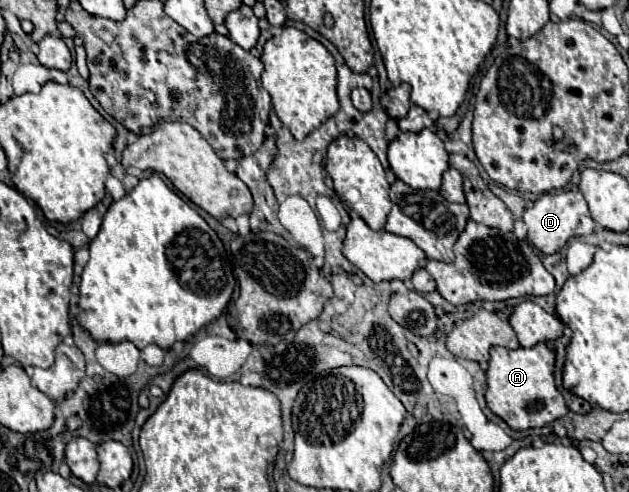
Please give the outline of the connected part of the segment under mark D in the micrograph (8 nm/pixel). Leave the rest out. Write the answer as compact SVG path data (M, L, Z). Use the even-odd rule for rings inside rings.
M561 190L561 192L555 192L555 194L543 194L529 208L525 208L523 222L527 226L529 242L537 250L541 250L543 254L555 254L567 244L569 238L587 236L595 228L595 222L589 214L587 202L585 202L583 194L577 192L577 190Z

